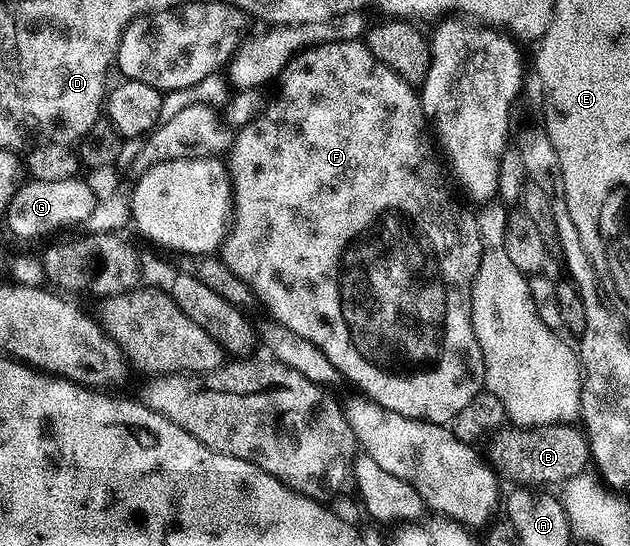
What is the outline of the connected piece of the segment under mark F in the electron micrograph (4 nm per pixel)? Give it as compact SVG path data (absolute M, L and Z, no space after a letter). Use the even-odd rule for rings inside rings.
M360 40L334 42L333 44L320 44L301 48L294 56L289 58L288 64L285 65L278 77L278 84L281 84L280 97L273 104L271 101L256 119L249 120L248 125L239 129L233 141L232 151L227 153L226 156L226 167L232 178L233 186L234 221L231 223L228 235L225 237L222 245L222 259L224 264L230 266L230 270L234 270L234 274L238 274L238 278L242 278L242 282L246 282L246 286L250 286L250 290L256 295L257 301L261 305L265 304L268 307L268 312L272 315L269 317L275 323L286 326L286 330L294 330L294 334L298 334L298 338L306 338L306 342L314 342L314 346L318 346L318 350L322 350L326 354L326 358L330 358L330 362L334 362L334 366L340 371L341 377L345 381L349 380L354 387L361 388L364 391L361 393L372 403L386 410L390 410L394 414L402 414L406 418L425 420L431 424L451 425L456 416L462 414L464 407L477 394L485 391L486 388L484 382L484 355L478 346L478 338L474 334L474 326L472 325L472 287L476 281L478 266L480 265L480 259L484 253L485 246L480 241L480 225L477 217L475 215L471 216L452 197L452 192L448 189L447 182L444 181L444 172L440 169L441 161L438 159L437 149L430 139L430 132L426 127L426 121L424 119L424 108L420 104L417 89L413 85L407 84L398 74L394 74L394 70L390 70L385 64L378 62L378 58L374 58L374 54L370 54L367 44Z

